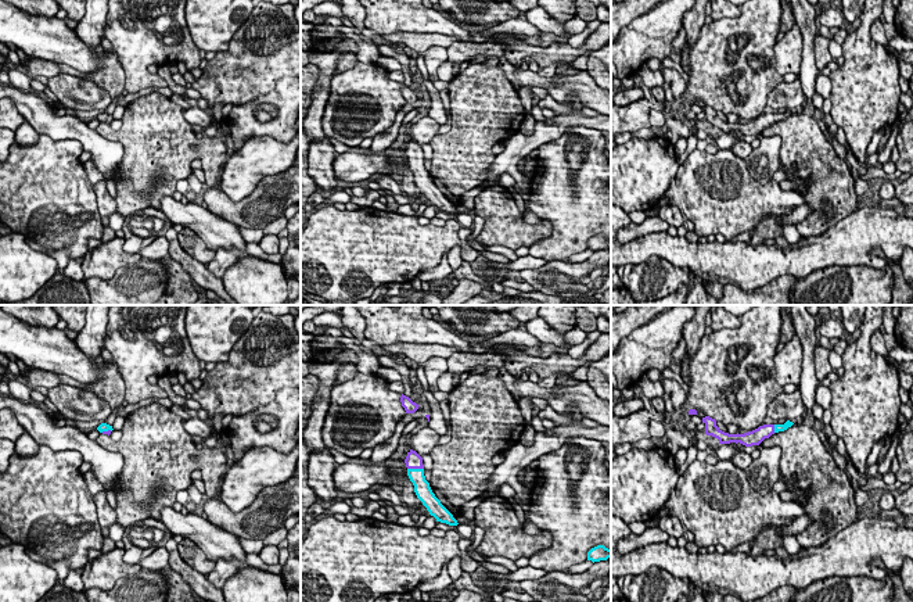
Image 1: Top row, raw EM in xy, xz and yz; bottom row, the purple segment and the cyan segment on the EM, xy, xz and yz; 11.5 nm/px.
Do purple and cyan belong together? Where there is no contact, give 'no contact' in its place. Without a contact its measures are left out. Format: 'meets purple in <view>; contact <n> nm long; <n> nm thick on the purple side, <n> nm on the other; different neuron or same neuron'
meets purple in xz; contact 190 nm long; 190 nm thick on the purple side, 190 nm on the other; same neuron

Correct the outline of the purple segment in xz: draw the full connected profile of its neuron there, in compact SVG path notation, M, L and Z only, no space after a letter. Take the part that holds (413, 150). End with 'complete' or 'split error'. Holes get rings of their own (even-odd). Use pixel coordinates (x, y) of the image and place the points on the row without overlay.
M410 139L405 153L407 157L407 165L414 175L414 182L427 197L429 204L434 205L436 211L446 212L449 215L457 215L457 209L435 186L429 172L425 169L423 147L416 140Z; split error

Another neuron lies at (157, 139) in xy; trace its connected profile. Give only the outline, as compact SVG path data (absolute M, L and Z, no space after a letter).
M158 92L143 96L126 105L122 128L114 130L108 123L100 123L96 132L107 140L119 141L123 148L123 160L119 169L119 176L114 180L116 186L116 212L123 218L137 214L144 208L159 208L163 196L173 197L179 180L187 180L193 175L191 162L197 158L202 162L205 175L204 187L218 187L227 161L227 147L222 137L197 137L191 125L184 119L181 107Z

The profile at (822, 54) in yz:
M817 32L813 46L815 46L815 61L816 68L822 71L827 64L833 60L830 50L828 50L828 39L826 39L823 35Z

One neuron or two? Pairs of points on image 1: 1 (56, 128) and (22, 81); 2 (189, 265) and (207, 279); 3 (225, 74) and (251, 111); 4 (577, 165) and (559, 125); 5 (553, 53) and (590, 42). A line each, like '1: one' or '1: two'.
1: two
2: one
3: two
4: two
5: one

